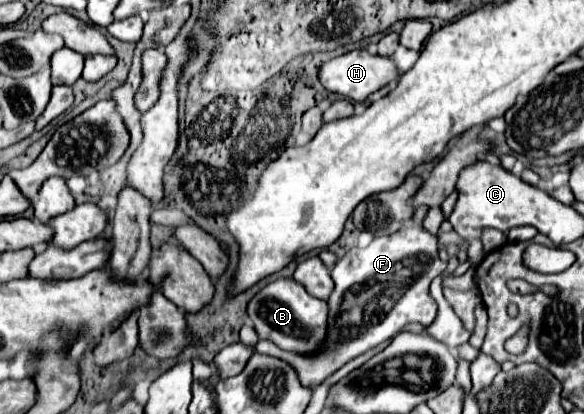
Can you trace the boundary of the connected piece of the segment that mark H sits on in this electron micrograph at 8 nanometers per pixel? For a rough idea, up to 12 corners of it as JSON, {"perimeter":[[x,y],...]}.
{"perimeter":[[352,50],[324,62],[328,92],[364,102],[396,78],[390,58]]}

